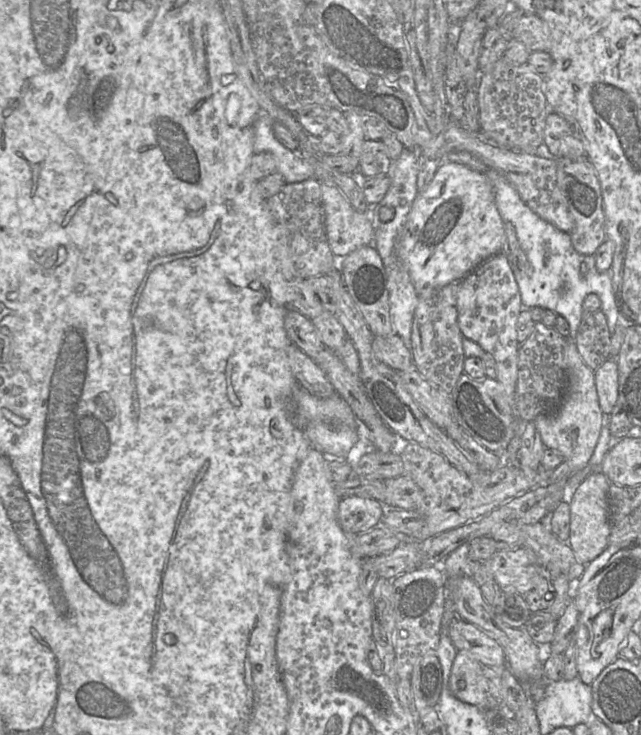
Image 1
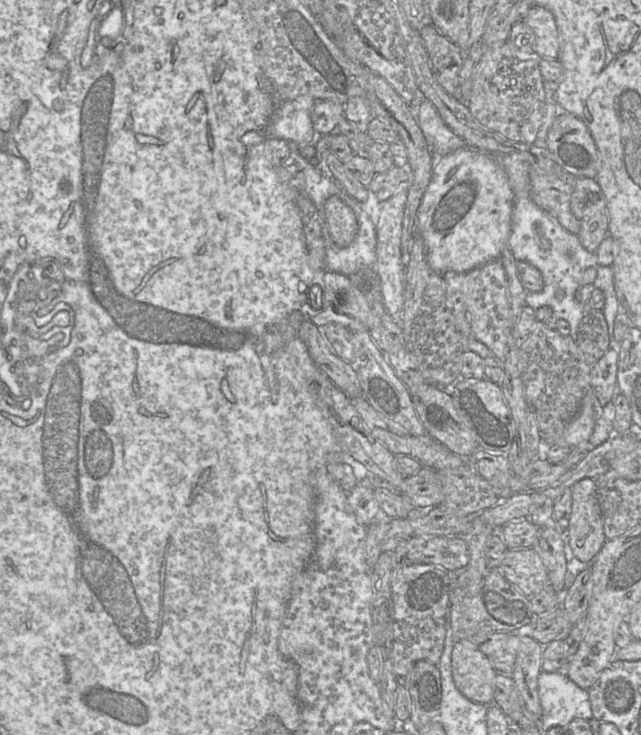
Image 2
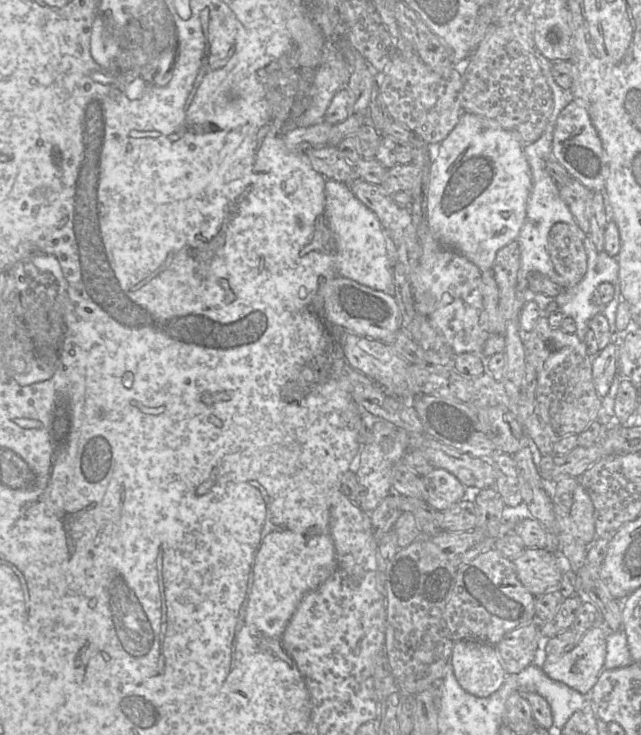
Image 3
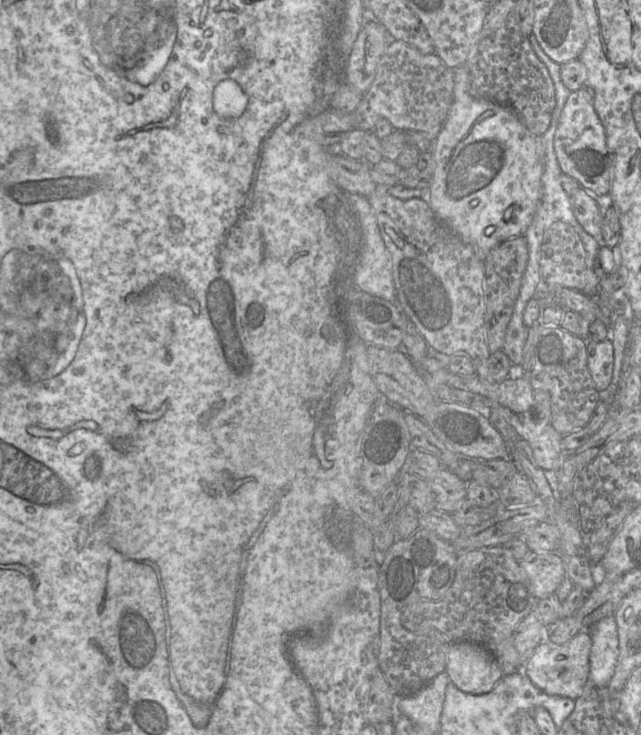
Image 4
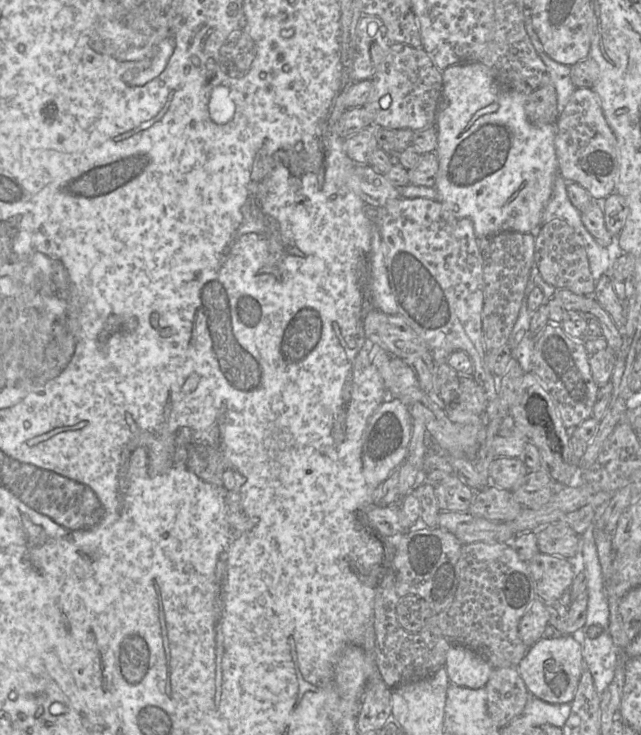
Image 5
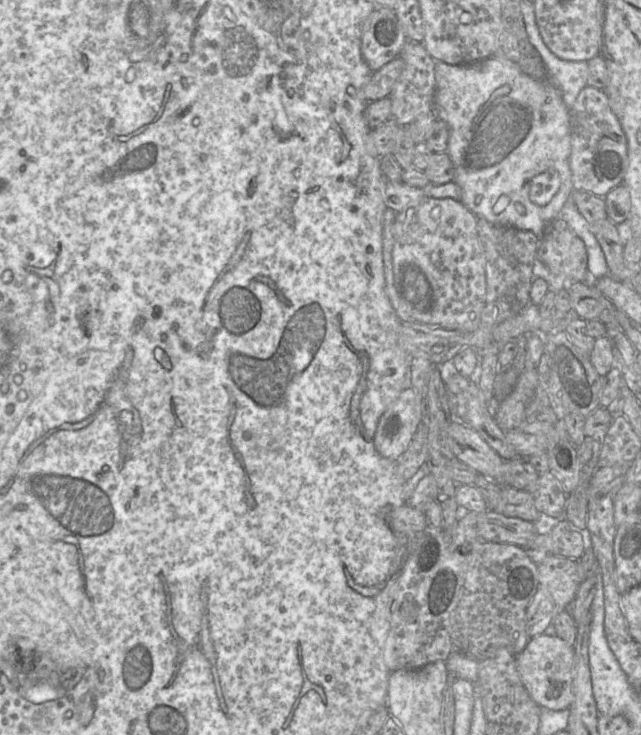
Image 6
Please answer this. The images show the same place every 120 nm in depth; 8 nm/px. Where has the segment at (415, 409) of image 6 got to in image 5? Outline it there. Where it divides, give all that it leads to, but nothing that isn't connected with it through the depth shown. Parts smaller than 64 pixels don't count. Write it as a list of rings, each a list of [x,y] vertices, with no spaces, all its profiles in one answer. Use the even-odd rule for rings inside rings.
[[[387,397],[369,418],[361,448],[361,472],[366,485],[375,492],[405,460],[412,435],[409,407],[396,397]]]

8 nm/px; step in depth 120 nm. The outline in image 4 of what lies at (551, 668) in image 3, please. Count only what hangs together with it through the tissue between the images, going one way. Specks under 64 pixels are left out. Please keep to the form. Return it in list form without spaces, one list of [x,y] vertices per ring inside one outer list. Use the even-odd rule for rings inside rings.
[[[589,629],[576,634],[570,641],[557,645],[549,640],[542,641],[523,666],[524,673],[531,682],[548,695],[568,697],[576,700],[590,681],[589,656],[592,639]]]

